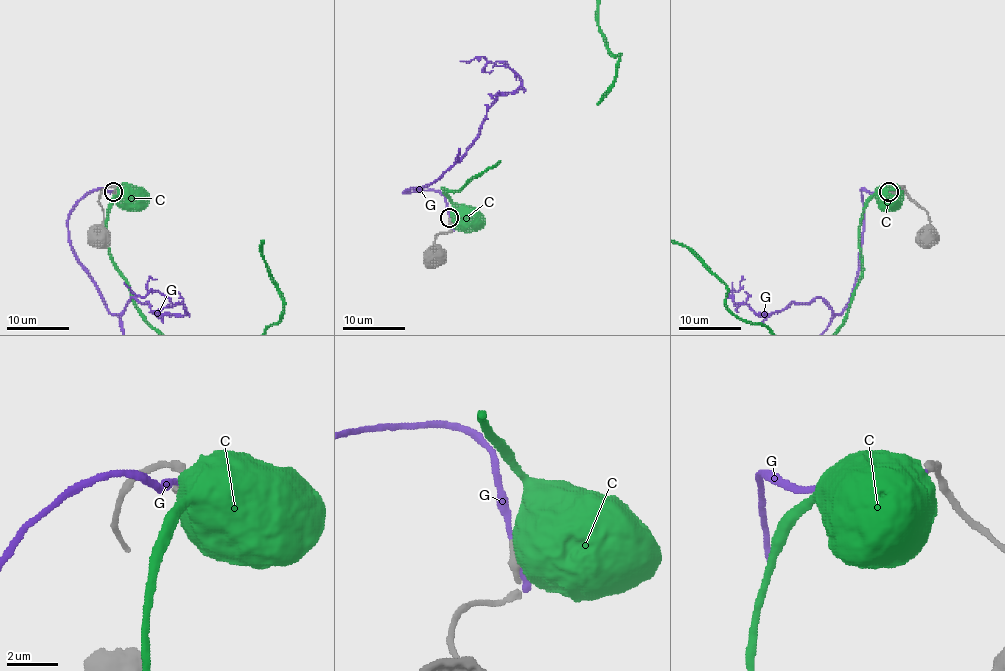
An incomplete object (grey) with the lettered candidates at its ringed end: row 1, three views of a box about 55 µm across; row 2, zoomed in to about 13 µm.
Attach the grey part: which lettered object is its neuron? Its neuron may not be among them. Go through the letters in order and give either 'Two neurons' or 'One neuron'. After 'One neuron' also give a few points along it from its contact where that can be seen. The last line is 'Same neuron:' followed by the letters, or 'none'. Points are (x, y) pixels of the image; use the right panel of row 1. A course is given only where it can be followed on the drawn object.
C: Two neurons
G: Two neurons
Same neuron: none

